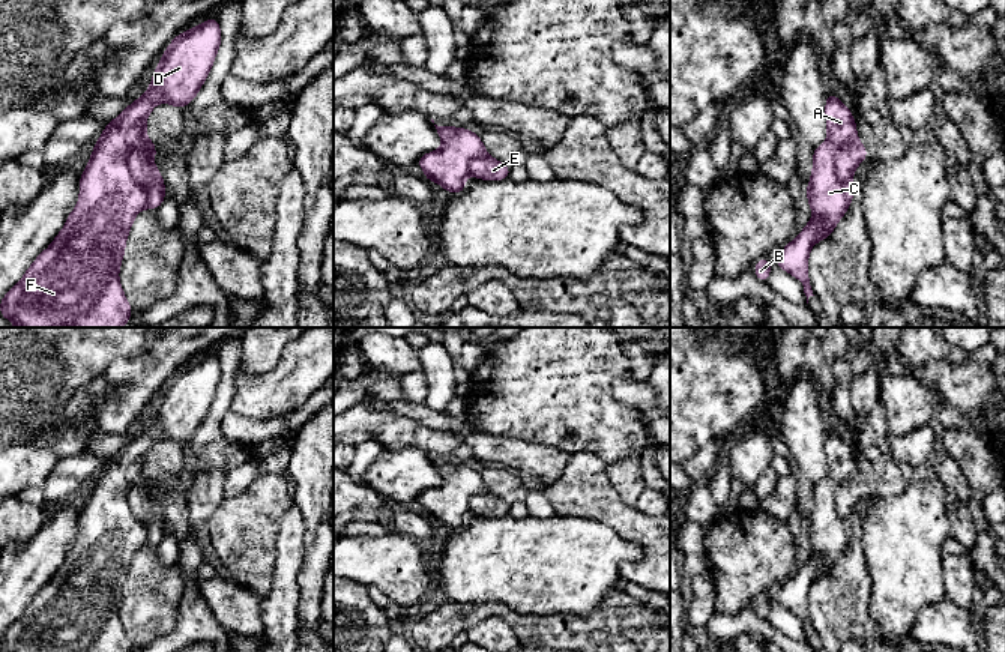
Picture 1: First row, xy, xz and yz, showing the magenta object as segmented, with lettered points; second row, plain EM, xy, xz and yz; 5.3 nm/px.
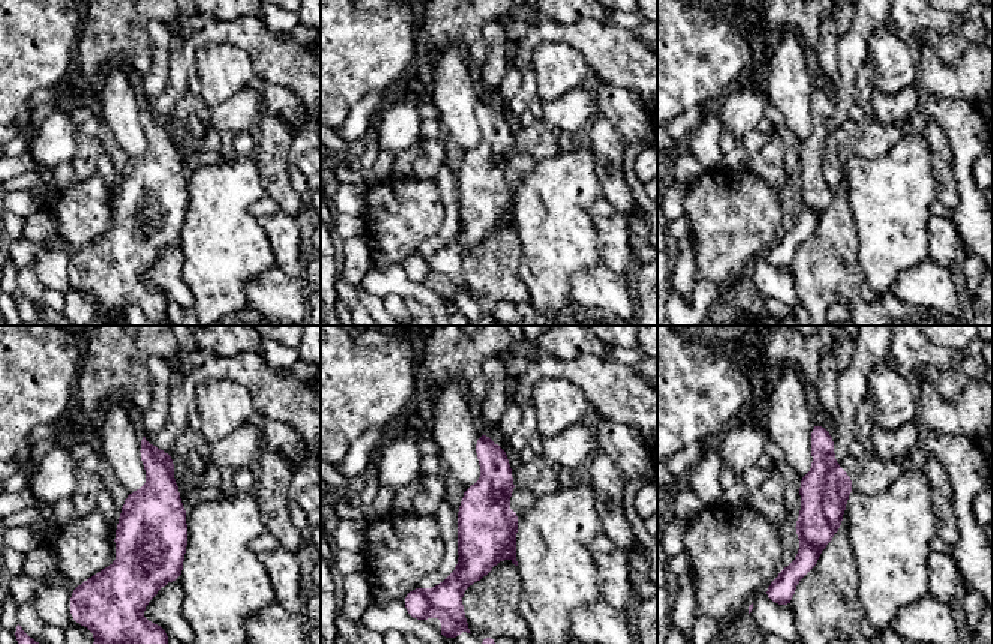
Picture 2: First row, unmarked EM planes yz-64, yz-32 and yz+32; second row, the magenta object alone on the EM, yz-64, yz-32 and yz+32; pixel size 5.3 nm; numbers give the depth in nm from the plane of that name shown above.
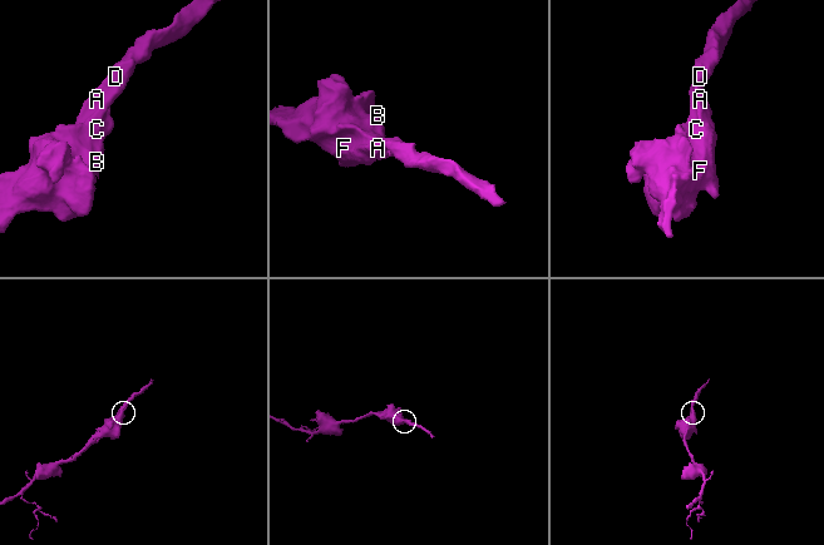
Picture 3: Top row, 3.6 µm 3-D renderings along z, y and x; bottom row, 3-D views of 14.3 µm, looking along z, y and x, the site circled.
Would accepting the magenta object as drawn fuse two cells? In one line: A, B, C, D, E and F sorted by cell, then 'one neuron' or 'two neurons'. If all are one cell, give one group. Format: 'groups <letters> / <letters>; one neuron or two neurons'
groups A B C D F / E; two neurons

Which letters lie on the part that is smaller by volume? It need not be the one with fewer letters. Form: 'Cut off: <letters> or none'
Cut off: E

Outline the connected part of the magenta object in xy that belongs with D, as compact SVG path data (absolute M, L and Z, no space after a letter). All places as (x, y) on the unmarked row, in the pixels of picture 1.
M213 353L203 361L177 371L164 388L155 404L155 412L146 430L128 442L113 458L105 461L102 472L93 484L84 509L80 512L80 535L77 544L68 551L66 560L53 580L41 589L26 607L21 617L14 622L0 638L2 652L131 652L132 644L119 619L119 604L125 592L126 575L134 554L146 544L147 530L132 512L129 493L147 475L146 455L156 440L165 439L180 448L191 440L204 421L221 383L221 364Z

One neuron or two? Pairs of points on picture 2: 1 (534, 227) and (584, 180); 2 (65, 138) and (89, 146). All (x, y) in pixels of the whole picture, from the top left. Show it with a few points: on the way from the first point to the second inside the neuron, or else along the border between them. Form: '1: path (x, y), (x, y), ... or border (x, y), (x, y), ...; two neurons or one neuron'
1: path (546, 216), (572, 191); one neuron
2: border (81, 132), (75, 141), (74, 158); two neurons

